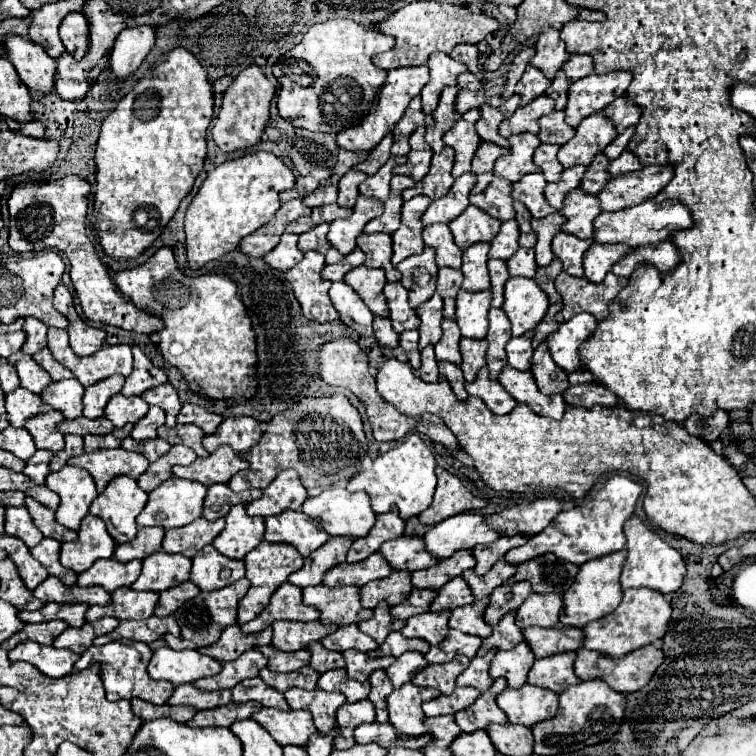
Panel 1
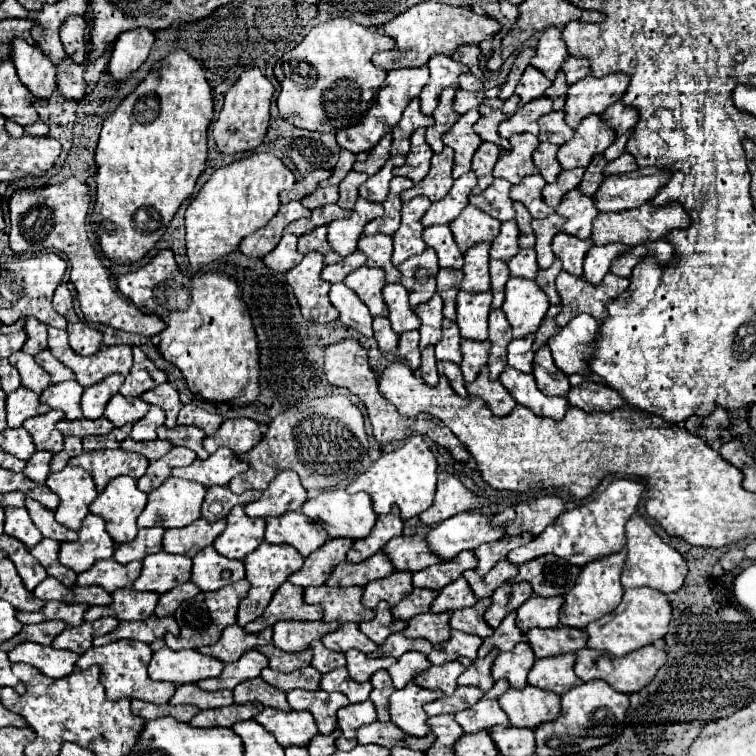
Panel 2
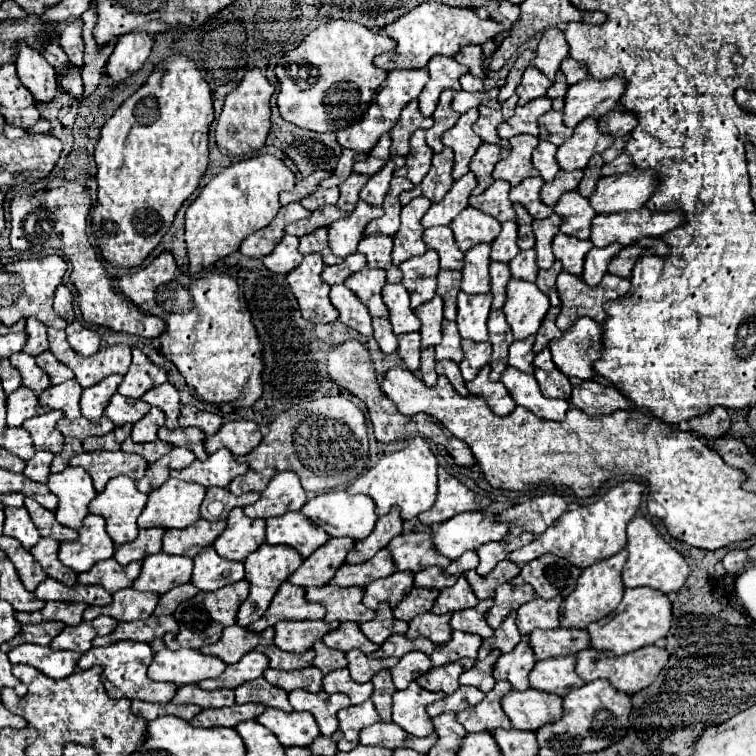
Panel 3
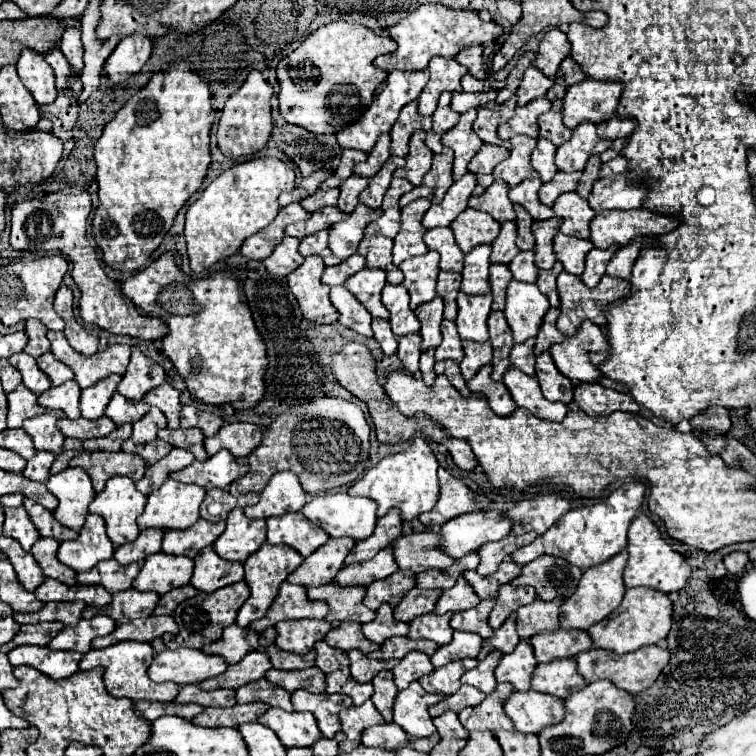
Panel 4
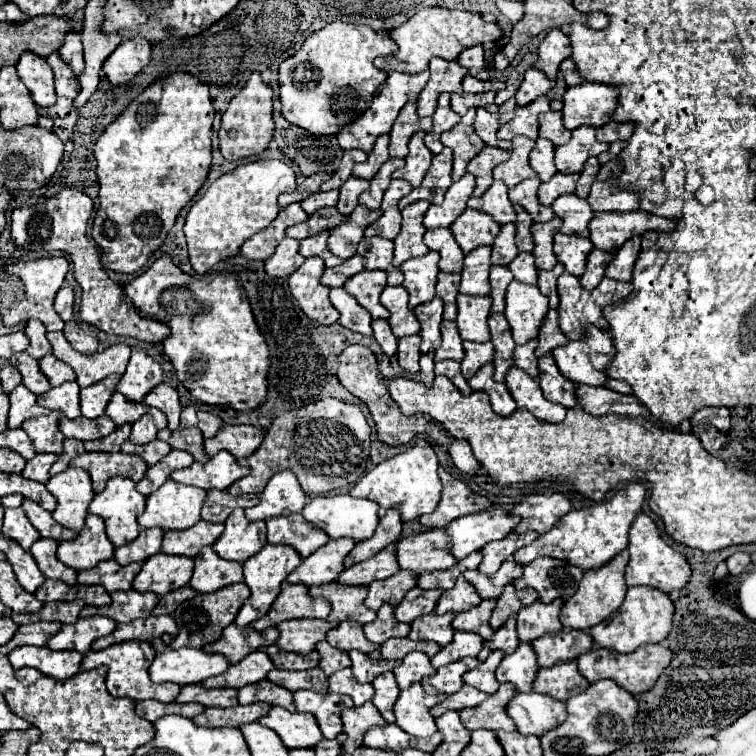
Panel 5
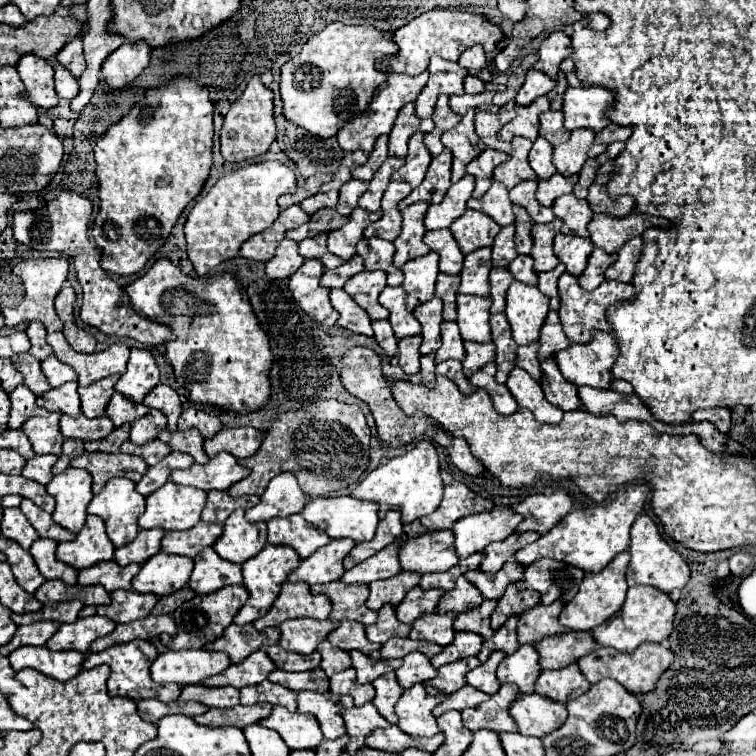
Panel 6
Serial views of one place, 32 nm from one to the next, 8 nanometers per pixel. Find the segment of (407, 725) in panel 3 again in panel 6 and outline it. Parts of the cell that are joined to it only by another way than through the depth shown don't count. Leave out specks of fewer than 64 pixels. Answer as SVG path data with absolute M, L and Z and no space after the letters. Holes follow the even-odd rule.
M416 684L406 690L398 702L398 716L400 716L400 730L410 736L434 736L440 732L436 720L432 716L432 708L444 702L446 696L430 696L424 684Z

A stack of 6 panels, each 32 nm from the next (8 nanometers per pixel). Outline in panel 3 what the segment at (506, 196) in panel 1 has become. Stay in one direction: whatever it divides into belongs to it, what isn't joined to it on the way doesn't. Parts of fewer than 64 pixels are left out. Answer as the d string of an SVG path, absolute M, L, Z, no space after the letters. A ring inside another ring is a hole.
M494 180L490 188L486 188L480 196L470 196L470 206L490 214L498 222L514 220L514 208L508 198L510 184L504 180Z

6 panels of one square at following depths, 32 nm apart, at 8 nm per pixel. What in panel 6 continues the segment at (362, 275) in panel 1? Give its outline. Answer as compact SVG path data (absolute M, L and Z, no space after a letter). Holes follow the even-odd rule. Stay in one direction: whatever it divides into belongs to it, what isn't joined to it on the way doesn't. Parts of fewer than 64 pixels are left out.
M376 270L376 272L360 272L356 276L352 276L346 284L344 290L348 296L354 298L354 302L358 306L362 306L370 320L384 320L388 318L388 310L378 304L378 296L386 286L386 274Z

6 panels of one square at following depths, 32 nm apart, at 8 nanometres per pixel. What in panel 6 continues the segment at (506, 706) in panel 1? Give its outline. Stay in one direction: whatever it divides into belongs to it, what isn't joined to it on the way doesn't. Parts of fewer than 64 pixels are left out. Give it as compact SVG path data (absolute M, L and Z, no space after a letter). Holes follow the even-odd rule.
M522 694L510 708L512 718L518 724L520 734L544 738L544 734L554 732L568 718L566 706L544 698L540 694Z

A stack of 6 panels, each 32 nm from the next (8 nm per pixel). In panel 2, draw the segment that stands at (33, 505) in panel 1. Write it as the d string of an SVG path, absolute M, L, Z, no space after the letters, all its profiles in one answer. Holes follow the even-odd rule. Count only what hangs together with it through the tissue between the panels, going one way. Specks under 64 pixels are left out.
M26 498L26 510L30 512L30 518L36 524L36 528L42 532L42 536L58 540L58 542L72 542L72 540L78 538L78 534L74 530L68 530L66 526L62 526L62 524L56 522L52 510L44 508L36 500Z

